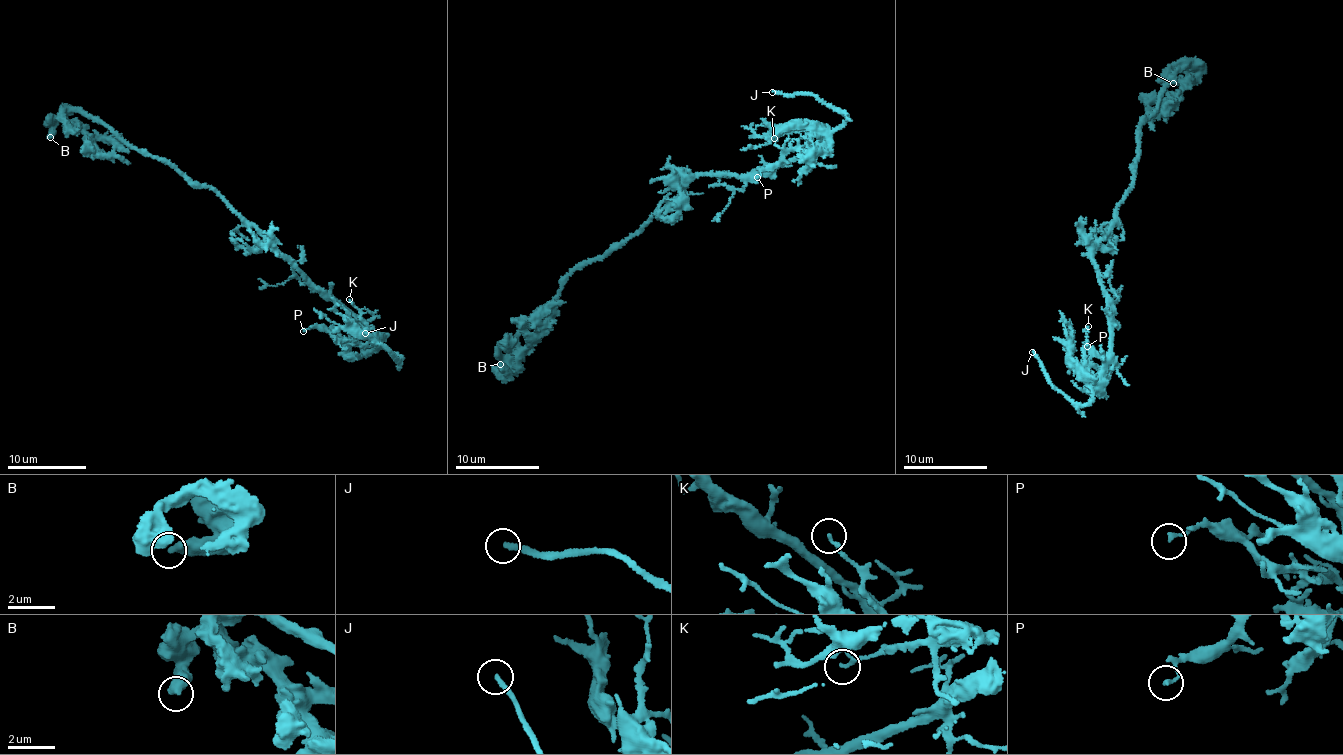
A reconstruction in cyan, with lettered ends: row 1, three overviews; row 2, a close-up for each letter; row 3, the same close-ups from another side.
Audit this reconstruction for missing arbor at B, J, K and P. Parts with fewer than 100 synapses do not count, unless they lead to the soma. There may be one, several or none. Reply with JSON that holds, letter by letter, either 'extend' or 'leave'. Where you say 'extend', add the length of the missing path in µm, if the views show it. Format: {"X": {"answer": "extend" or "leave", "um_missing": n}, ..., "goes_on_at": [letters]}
{"B": {"answer": "leave"}, "J": {"answer": "extend", "um_missing": 50}, "K": {"answer": "leave"}, "P": {"answer": "leave"}, "goes_on_at": ["J"]}

